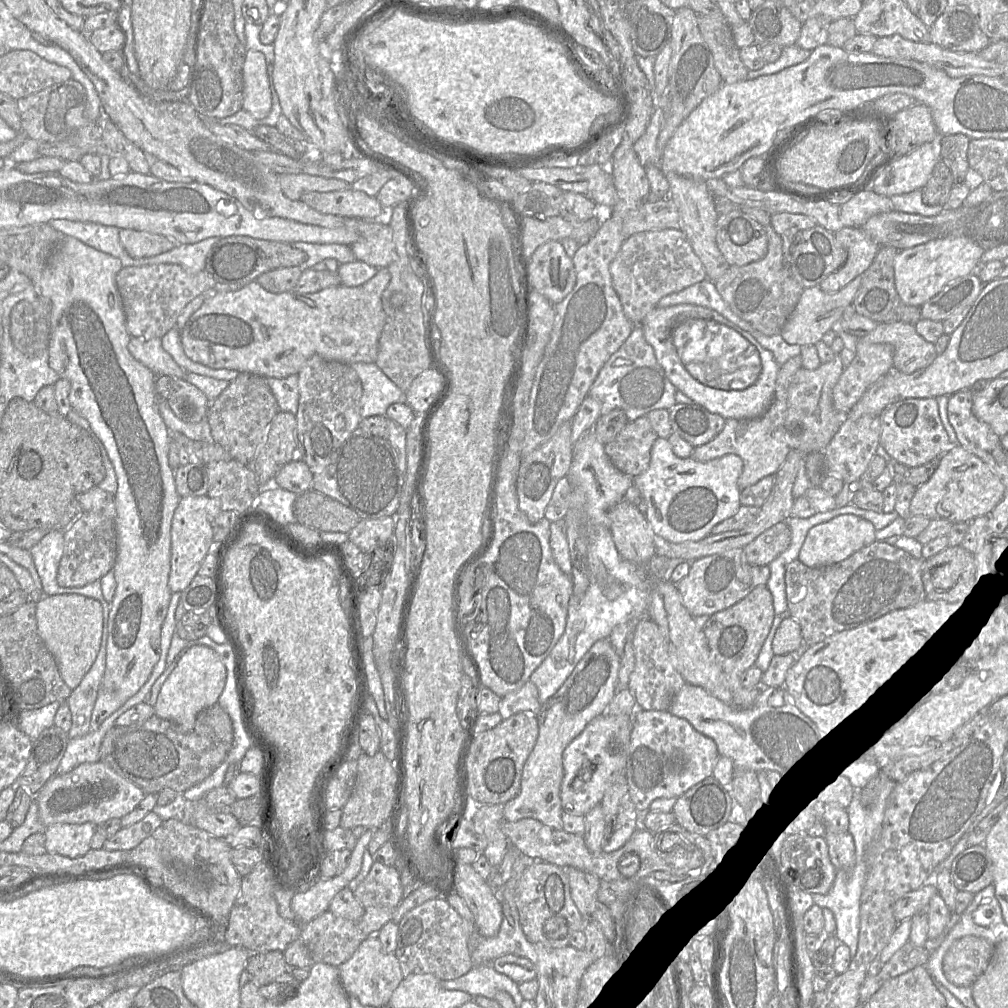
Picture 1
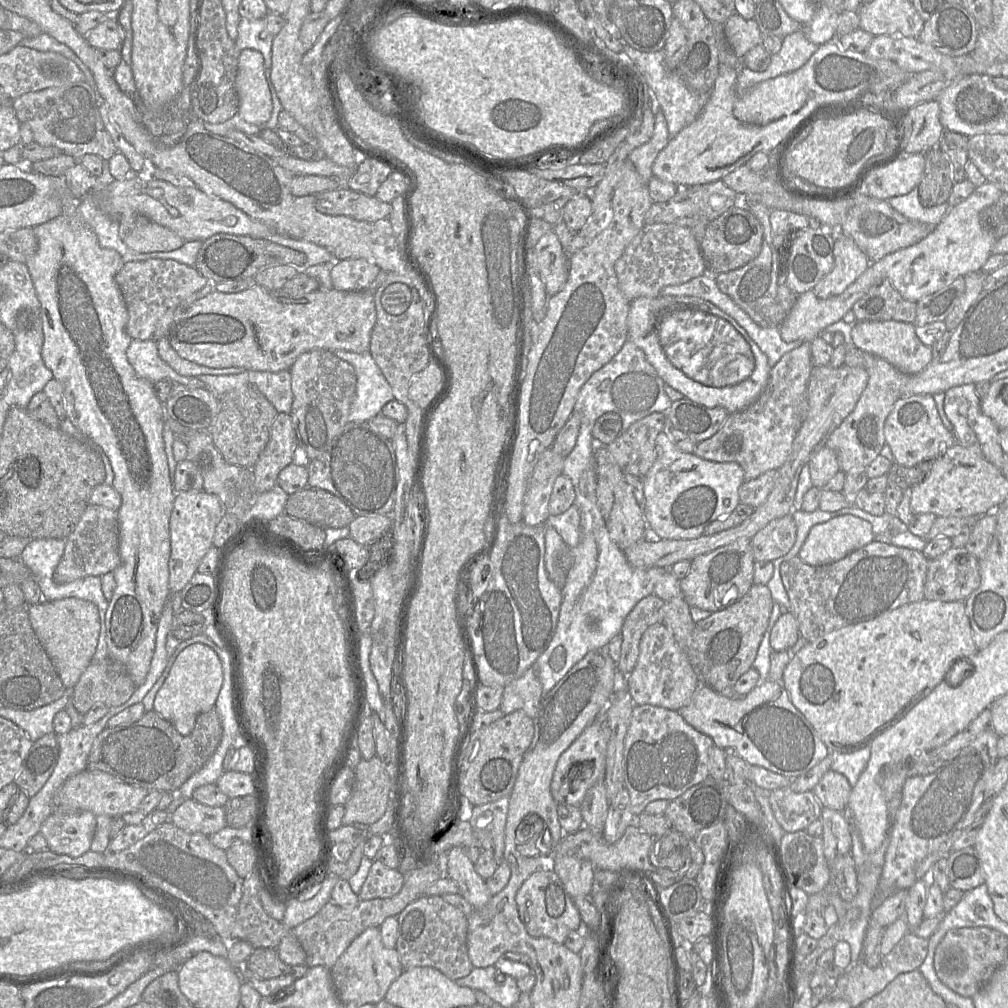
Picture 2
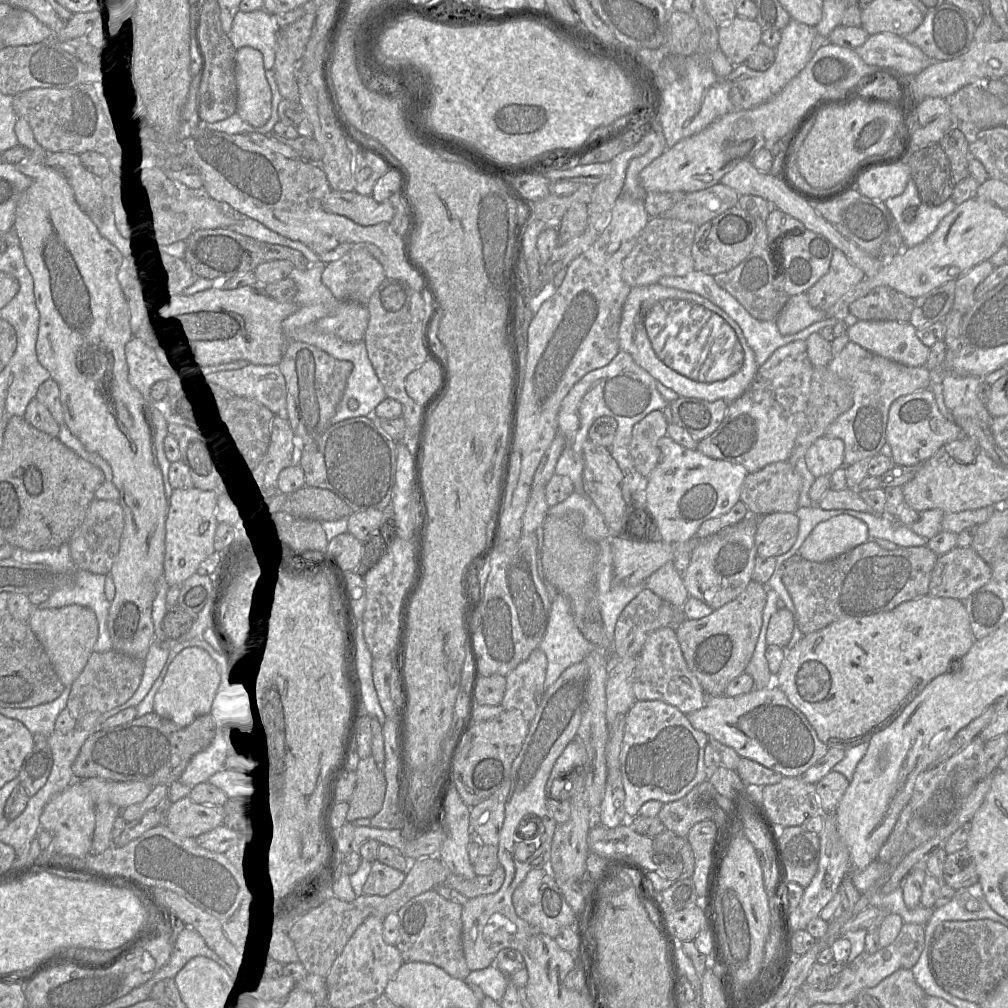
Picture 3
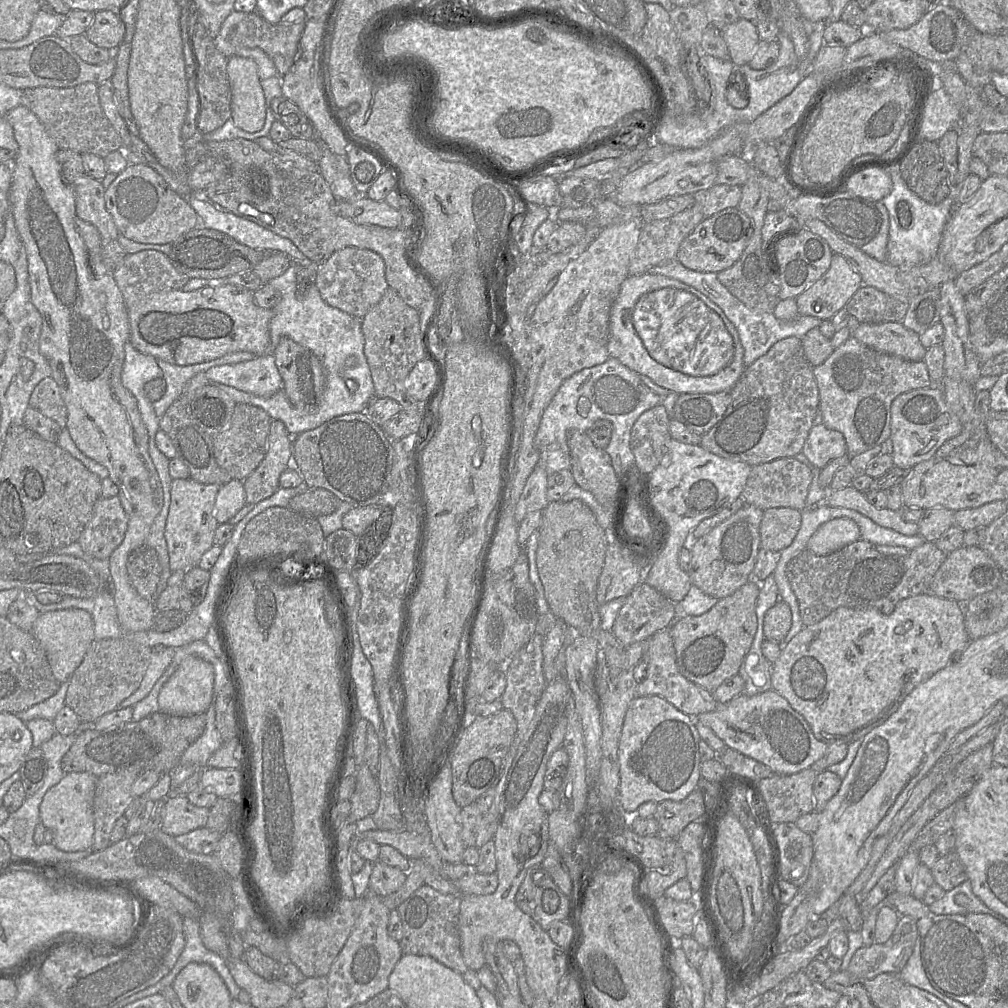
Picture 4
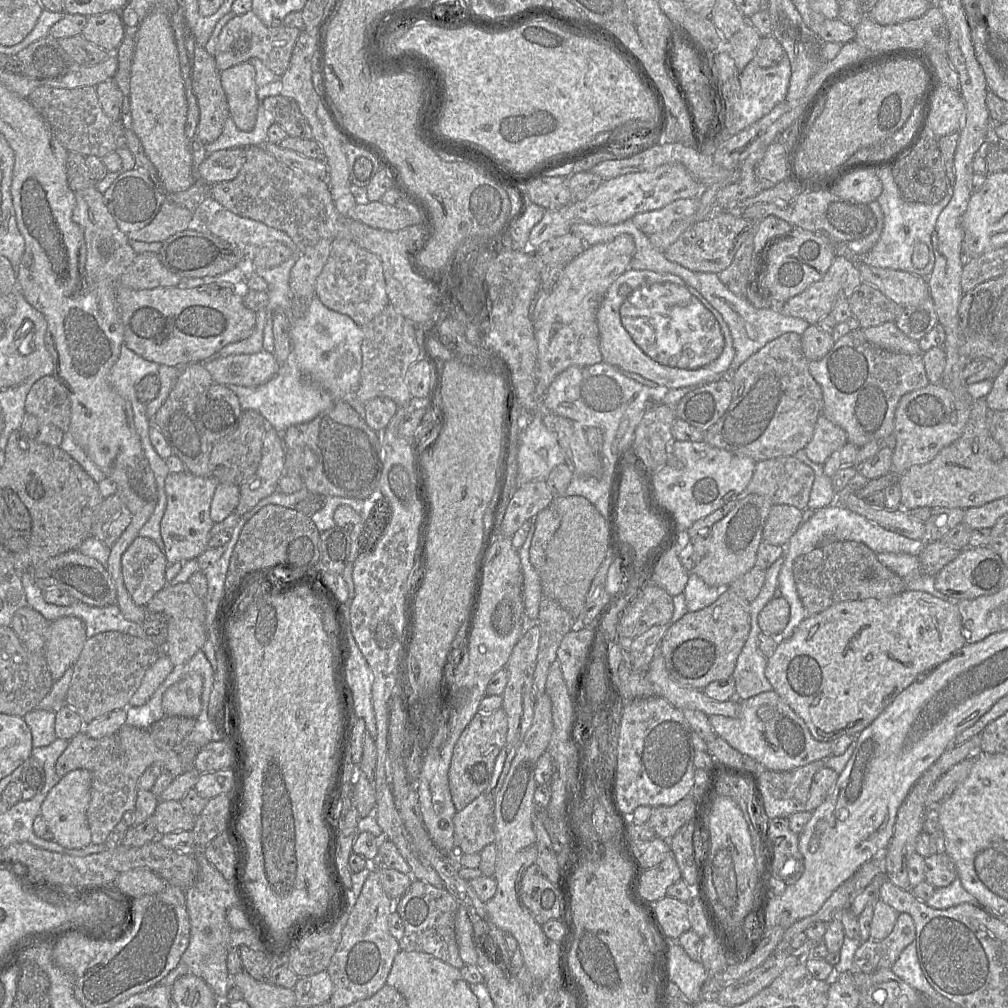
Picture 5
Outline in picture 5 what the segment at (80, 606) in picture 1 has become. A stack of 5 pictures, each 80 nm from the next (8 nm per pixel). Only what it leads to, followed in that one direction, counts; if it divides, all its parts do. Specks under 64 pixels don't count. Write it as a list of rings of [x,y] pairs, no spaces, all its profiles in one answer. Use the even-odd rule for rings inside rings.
[[[62,617],[49,624],[44,655],[54,681],[76,663],[86,640],[85,625],[76,617]]]

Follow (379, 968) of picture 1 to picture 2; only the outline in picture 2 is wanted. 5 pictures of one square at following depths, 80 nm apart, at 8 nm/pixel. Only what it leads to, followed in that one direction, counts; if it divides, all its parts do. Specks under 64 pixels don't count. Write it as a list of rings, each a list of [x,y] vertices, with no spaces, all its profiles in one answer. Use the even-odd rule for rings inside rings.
[[[369,927],[357,936],[330,969],[335,991],[344,1003],[376,1004],[384,999],[390,985],[403,972],[396,948],[384,946],[379,927]]]

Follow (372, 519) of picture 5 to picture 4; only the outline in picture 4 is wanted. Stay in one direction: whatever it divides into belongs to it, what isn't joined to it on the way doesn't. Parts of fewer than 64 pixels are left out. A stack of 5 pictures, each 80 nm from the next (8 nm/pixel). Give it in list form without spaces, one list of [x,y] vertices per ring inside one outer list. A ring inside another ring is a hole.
[[[384,508],[380,517],[358,537],[357,562],[354,568],[364,568],[370,563],[382,548],[392,526],[393,511]]]

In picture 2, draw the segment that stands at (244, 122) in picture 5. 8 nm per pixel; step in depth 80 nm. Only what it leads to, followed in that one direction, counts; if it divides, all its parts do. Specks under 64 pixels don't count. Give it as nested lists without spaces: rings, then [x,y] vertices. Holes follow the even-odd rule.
[[[241,50],[235,82],[238,114],[251,124],[261,125],[267,122],[271,117],[273,104],[261,52]]]

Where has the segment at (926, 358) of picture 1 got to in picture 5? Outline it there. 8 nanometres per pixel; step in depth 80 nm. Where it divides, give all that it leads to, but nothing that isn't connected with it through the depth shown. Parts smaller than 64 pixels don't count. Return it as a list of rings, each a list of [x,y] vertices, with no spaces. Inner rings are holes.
[[[885,322],[863,329],[863,333],[871,344],[882,349],[909,355],[923,354],[918,341],[906,336],[895,322]]]

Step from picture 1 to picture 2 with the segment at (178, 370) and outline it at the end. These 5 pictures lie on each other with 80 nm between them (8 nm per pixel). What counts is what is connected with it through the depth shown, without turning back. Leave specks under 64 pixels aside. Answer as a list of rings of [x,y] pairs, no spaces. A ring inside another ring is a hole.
[[[132,339],[126,355],[136,374],[153,385],[161,380],[170,380],[173,385],[207,389],[198,377],[181,376],[164,362],[158,354],[157,341]]]

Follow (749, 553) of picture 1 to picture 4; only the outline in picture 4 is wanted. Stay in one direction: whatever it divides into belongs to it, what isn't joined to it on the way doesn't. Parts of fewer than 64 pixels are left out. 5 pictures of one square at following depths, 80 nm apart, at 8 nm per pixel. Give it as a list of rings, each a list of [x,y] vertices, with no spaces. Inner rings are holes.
[[[789,507],[765,510],[760,523],[760,548],[781,552],[788,547],[800,528],[801,512]]]

